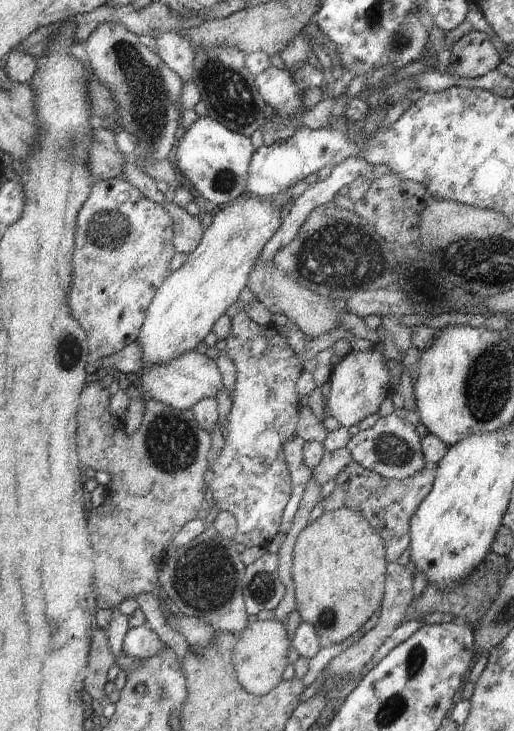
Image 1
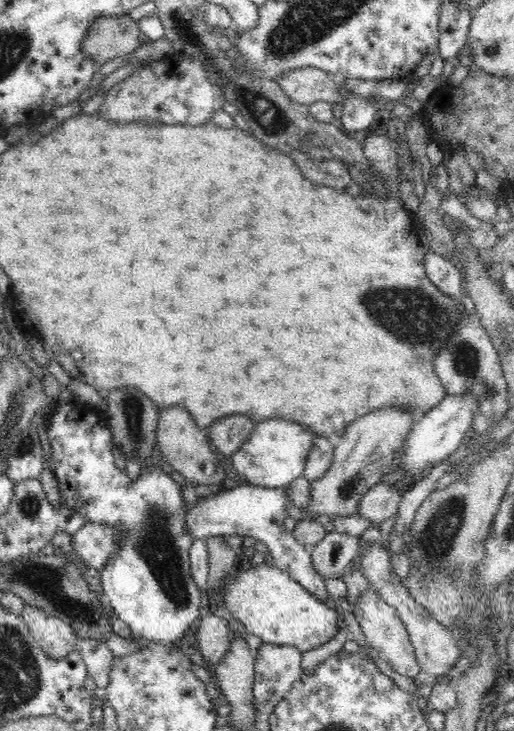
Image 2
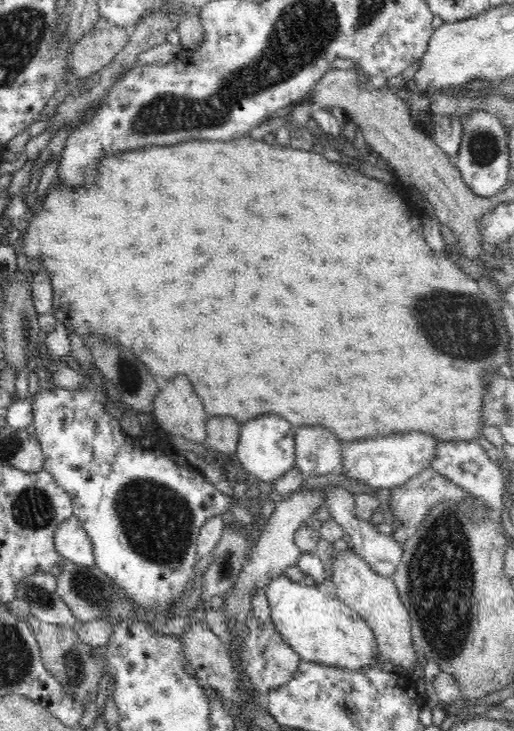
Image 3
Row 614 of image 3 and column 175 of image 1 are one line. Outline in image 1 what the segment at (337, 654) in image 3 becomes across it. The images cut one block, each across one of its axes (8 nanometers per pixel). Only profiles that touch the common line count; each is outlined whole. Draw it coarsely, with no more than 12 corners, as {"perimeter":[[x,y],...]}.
{"perimeter":[[292,195],[209,219],[137,338],[141,369],[196,350],[247,286]]}

